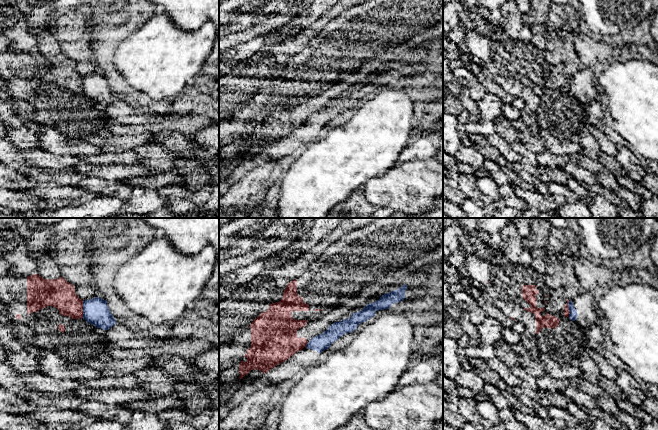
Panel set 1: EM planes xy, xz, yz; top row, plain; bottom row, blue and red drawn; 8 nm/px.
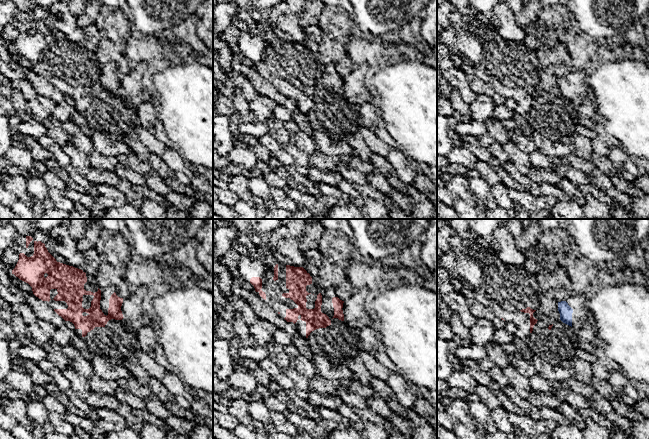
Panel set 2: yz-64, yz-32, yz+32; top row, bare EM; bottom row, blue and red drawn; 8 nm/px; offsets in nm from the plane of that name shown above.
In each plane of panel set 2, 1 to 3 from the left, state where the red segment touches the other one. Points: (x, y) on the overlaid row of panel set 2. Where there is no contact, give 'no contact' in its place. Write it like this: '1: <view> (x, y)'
1: no contact
2: no contact
3: no contact

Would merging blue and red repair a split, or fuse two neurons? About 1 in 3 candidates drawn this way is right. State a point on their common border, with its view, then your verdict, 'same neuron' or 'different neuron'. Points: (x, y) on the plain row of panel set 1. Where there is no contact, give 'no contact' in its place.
contact xy (83, 85); different neuron

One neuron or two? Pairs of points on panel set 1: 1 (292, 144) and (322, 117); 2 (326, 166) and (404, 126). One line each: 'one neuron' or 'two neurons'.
1: one neuron
2: one neuron

